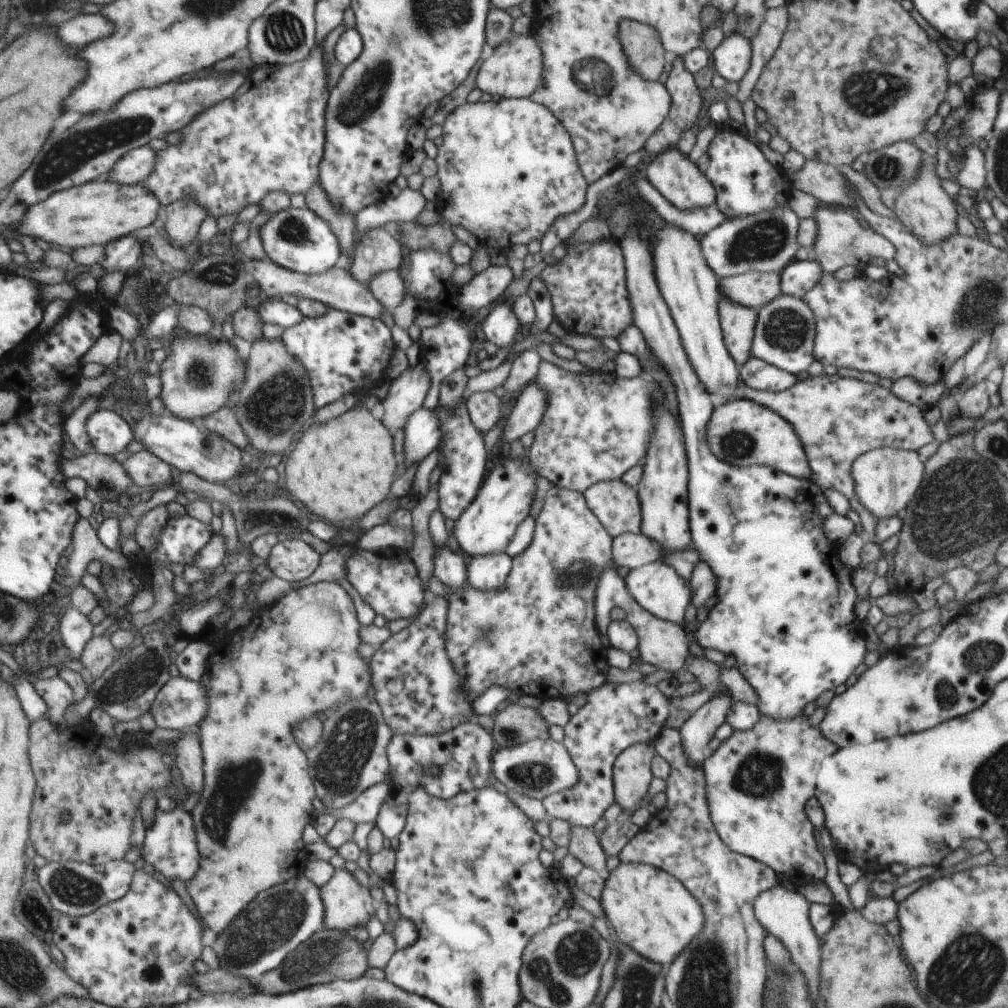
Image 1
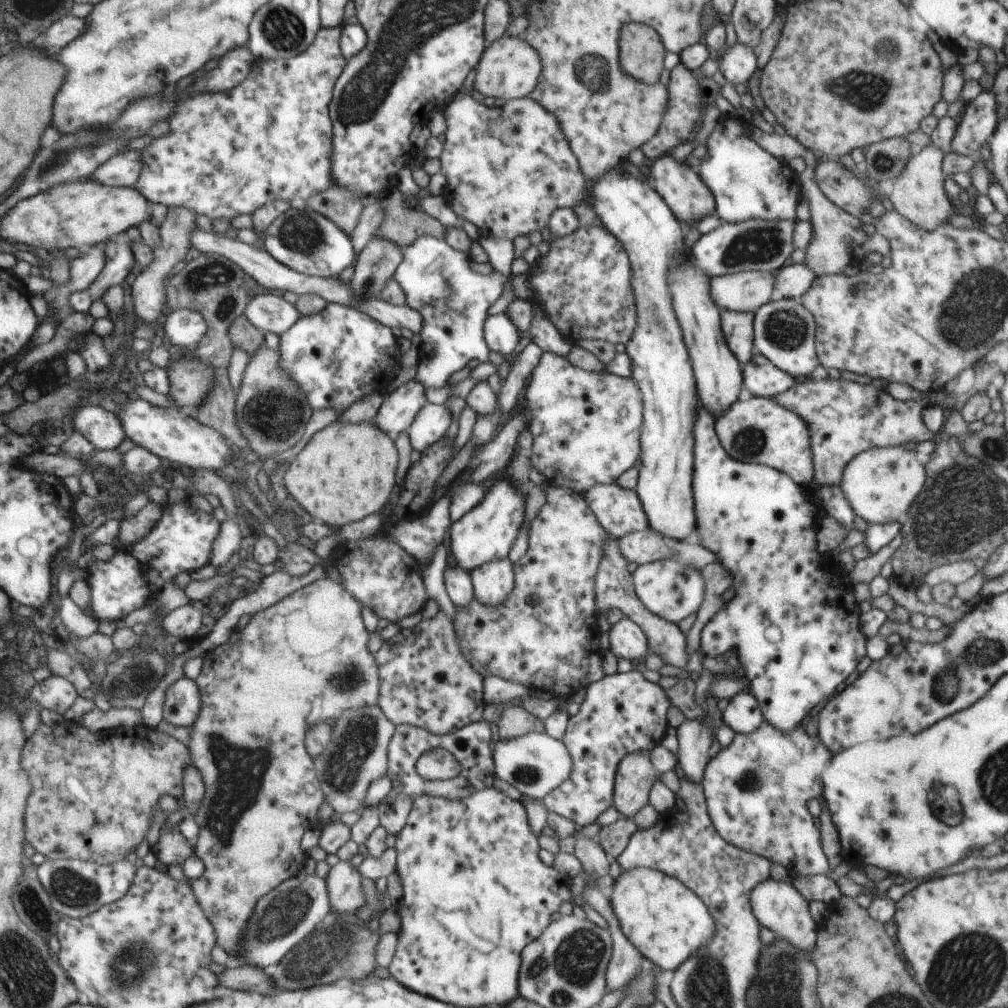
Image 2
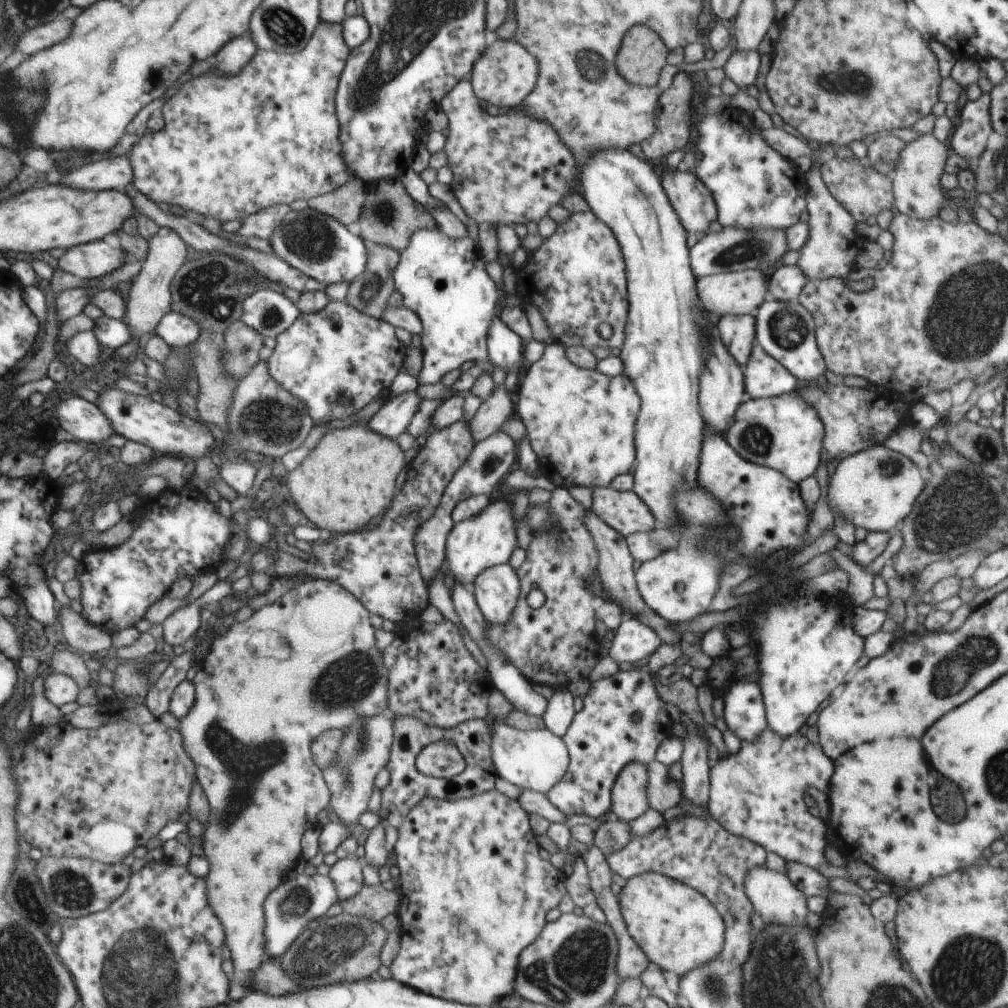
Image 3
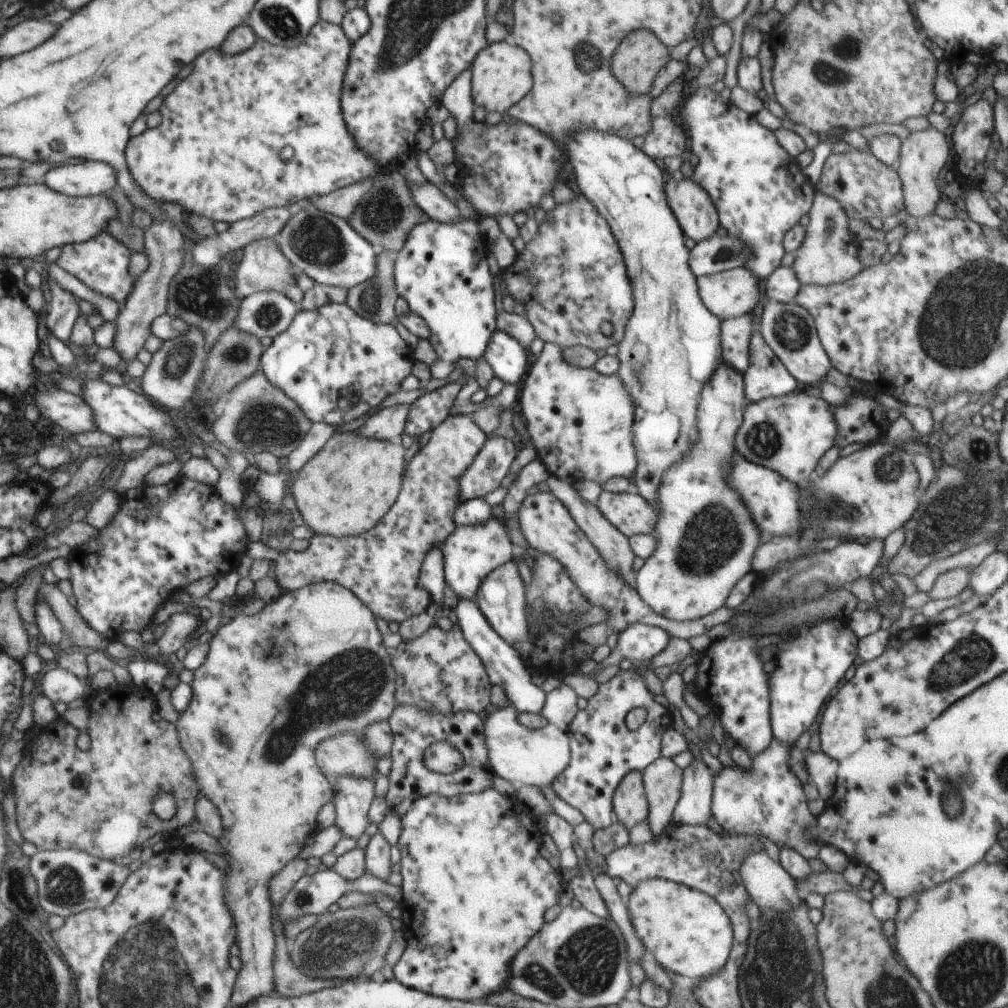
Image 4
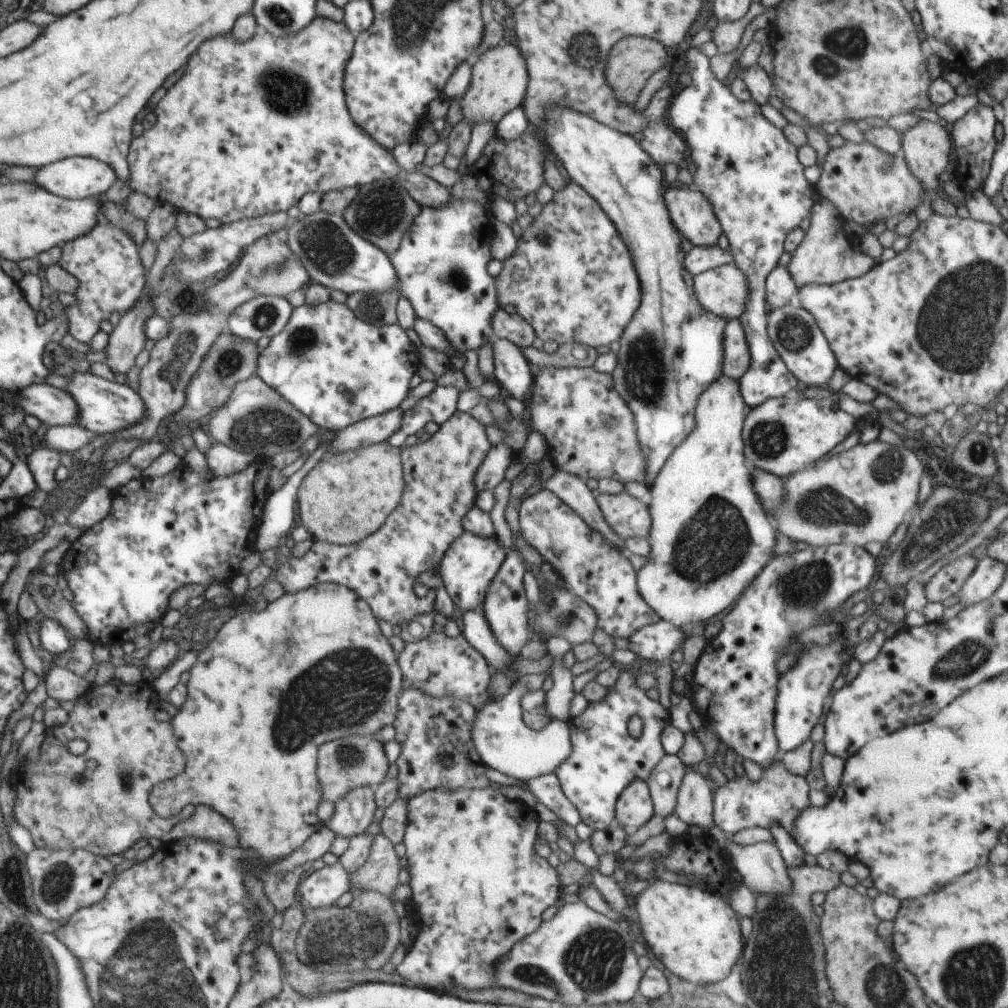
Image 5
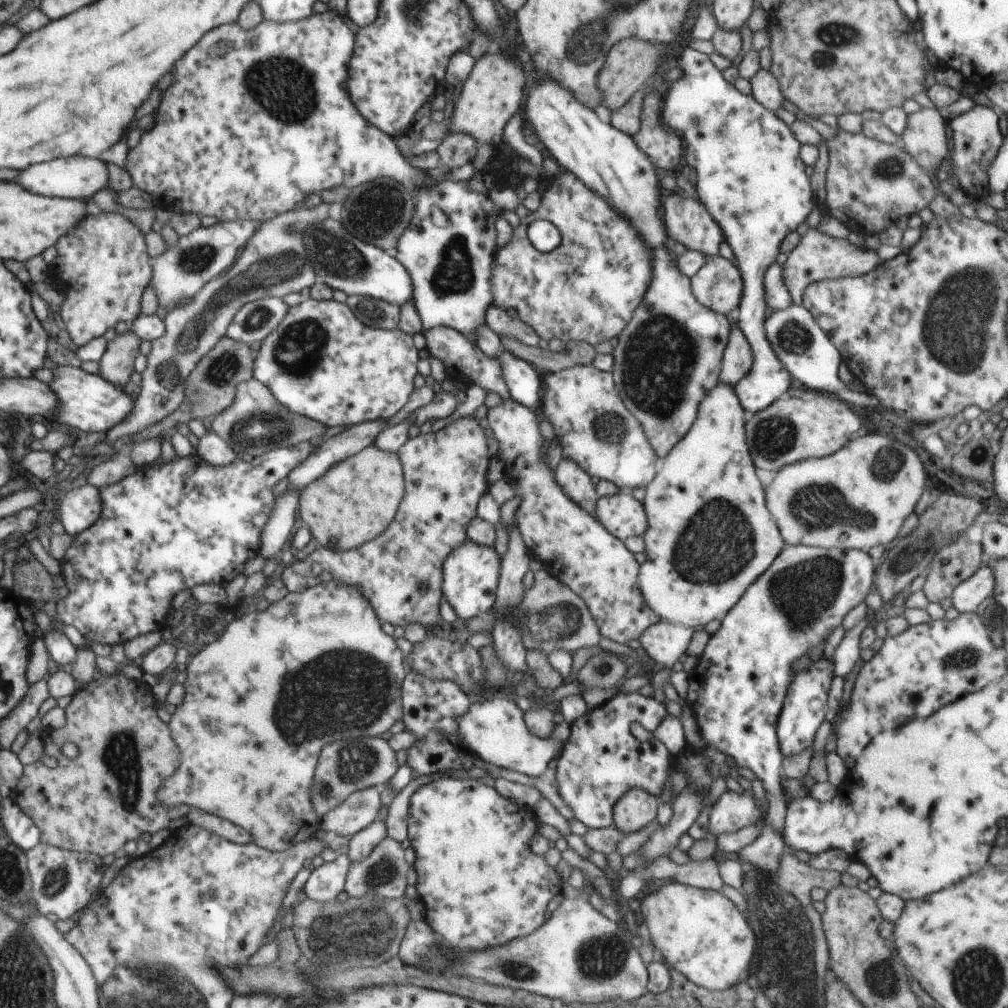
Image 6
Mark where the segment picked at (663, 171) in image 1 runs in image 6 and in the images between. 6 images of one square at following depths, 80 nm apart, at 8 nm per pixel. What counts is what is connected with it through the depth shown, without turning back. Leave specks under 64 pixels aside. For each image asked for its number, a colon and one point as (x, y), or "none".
2: (688, 196)
3: (694, 204)
4: (697, 215)
5: (692, 214)
6: (687, 220)

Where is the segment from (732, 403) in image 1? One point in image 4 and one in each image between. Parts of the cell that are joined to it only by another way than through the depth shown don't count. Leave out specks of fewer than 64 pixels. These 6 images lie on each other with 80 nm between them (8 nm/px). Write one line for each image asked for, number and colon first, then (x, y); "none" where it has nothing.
2: (759, 430)
3: (783, 432)
4: (789, 434)

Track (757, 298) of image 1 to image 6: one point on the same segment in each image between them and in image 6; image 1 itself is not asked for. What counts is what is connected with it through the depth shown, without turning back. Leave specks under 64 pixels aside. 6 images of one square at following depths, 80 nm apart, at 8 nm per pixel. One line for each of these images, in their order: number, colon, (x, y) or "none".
2: (746, 291)
3: (735, 293)
4: (728, 294)
5: (724, 291)
6: (718, 285)

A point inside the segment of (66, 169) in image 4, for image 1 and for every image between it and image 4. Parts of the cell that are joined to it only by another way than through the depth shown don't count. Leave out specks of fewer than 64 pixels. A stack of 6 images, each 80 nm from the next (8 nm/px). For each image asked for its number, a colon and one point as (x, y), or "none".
1: (134, 167)
2: (122, 170)
3: (116, 173)

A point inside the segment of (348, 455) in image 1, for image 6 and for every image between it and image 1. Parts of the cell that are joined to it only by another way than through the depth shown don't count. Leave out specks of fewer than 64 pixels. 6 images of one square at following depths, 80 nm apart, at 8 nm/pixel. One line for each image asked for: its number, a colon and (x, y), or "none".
2: (345, 472)
3: (349, 476)
4: (352, 481)
5: (347, 496)
6: (355, 500)

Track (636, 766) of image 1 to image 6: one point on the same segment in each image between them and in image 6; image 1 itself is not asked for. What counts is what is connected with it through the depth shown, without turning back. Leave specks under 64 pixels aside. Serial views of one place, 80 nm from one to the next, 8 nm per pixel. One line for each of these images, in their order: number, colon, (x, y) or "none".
2: (635, 776)
3: (629, 800)
4: (630, 804)
5: (634, 807)
6: (636, 808)

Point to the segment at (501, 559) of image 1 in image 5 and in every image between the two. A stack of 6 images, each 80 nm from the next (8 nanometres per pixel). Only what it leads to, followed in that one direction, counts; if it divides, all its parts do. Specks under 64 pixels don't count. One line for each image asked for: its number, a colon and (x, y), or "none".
2: (492, 582)
3: (496, 589)
4: (501, 596)
5: (505, 606)

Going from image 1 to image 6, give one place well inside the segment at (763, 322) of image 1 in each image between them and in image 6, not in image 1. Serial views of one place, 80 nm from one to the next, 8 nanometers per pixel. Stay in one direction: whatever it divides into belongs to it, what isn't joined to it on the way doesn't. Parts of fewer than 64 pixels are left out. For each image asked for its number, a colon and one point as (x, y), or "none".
2: (784, 329)
3: (786, 331)
4: (790, 331)
5: (797, 338)
6: (804, 348)

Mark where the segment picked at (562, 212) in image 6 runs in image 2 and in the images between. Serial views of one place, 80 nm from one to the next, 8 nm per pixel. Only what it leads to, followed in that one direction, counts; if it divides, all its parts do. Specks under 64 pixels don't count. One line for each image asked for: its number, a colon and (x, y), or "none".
2: (584, 282)
3: (577, 278)
4: (571, 277)
5: (577, 285)

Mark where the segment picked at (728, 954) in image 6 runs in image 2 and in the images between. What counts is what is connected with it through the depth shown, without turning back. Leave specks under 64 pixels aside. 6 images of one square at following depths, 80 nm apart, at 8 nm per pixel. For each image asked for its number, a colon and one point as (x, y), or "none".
2: (664, 919)
3: (678, 928)
4: (688, 932)
5: (695, 934)

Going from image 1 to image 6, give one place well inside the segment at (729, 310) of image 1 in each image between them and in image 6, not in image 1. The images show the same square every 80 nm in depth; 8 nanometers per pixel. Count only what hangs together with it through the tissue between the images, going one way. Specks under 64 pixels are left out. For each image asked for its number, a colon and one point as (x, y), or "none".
2: (737, 327)
3: (737, 332)
4: (736, 333)
5: (737, 359)
6: (737, 359)

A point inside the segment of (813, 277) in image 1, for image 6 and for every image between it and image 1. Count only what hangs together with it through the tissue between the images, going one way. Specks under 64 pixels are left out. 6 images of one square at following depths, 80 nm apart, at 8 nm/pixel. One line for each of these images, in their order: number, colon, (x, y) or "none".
2: (791, 281)
3: (786, 282)
4: (782, 285)
5: (779, 286)
6: (777, 296)

